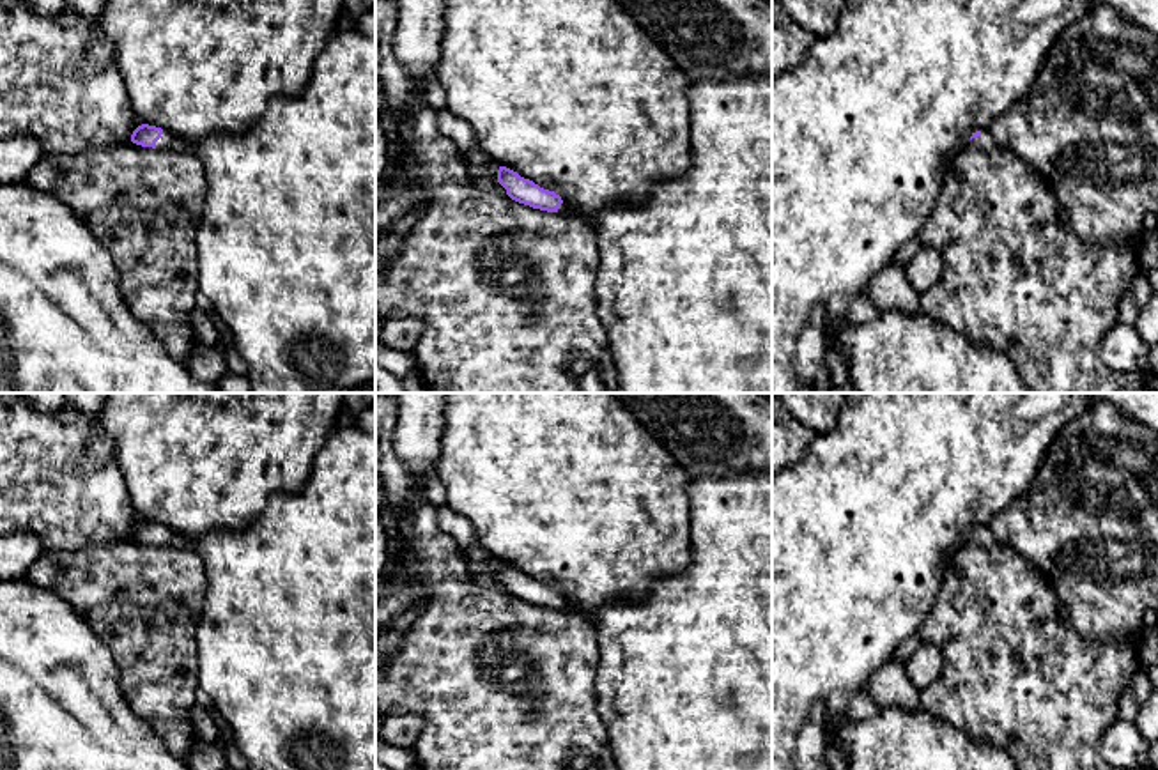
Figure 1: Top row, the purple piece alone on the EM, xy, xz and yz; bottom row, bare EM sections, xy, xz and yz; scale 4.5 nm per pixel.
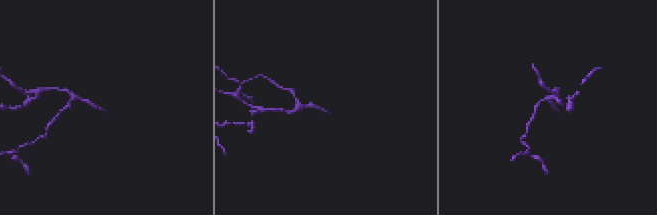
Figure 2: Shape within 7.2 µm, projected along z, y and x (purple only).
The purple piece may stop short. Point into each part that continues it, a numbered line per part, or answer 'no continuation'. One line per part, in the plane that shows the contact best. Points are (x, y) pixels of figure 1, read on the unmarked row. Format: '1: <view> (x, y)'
1: xy (285, 643)

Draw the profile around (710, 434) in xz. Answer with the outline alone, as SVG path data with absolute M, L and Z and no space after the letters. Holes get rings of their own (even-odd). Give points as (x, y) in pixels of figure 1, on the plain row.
M609 393L650 430L691 478L772 473L772 398L765 393Z

